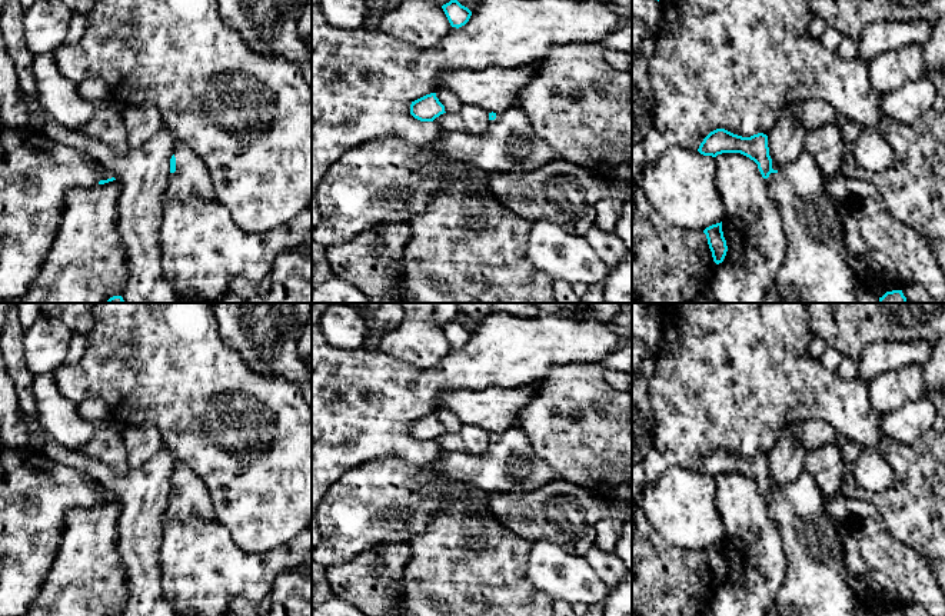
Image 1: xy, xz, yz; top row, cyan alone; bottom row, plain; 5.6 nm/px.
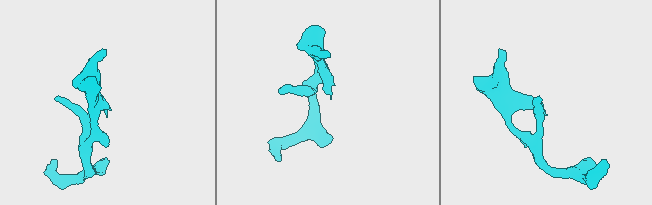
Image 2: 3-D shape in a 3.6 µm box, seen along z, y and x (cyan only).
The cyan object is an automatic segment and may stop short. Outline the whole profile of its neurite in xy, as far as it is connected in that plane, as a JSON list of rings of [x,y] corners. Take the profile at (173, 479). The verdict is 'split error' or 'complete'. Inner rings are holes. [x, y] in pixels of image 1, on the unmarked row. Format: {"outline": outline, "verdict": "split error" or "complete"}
{"outline": [[[177,460],[174,475],[170,479],[169,506],[164,517],[187,520],[192,516],[217,520],[203,479],[186,463]]], "verdict": "split error"}

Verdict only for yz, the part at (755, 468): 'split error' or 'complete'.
split error

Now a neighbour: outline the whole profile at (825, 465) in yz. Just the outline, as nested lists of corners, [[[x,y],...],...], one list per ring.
[[[838,442],[808,450],[803,469],[815,479],[823,497],[842,495],[843,457]]]

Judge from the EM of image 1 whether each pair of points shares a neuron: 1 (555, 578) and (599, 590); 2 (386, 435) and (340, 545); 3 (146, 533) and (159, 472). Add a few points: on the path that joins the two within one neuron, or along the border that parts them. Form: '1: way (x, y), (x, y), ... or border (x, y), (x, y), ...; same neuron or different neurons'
1: way (566, 579), (588, 585); same neuron
2: border (409, 462), (383, 456), (362, 462), (345, 473); different neurons
3: way (146, 518), (147, 488); same neuron

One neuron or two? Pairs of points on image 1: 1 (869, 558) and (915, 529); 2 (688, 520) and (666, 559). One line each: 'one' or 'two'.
1: two
2: two

